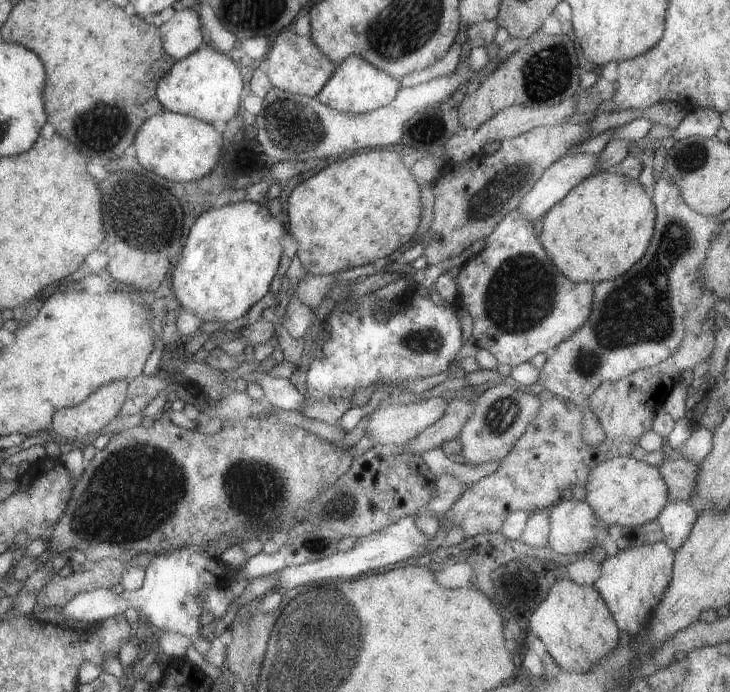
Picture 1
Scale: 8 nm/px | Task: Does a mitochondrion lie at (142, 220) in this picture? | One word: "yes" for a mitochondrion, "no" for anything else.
yes

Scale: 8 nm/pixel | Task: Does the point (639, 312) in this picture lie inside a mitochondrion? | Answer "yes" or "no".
yes

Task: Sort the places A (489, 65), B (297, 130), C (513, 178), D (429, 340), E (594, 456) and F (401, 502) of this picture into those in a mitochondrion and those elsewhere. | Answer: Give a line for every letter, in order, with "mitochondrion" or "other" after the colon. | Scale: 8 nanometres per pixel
A: other
B: mitochondrion
C: mitochondrion
D: mitochondrion
E: other
F: other

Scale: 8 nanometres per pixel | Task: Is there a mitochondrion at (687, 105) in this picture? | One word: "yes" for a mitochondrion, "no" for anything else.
no

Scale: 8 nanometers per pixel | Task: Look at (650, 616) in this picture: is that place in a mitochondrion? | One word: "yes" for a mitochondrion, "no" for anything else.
no

